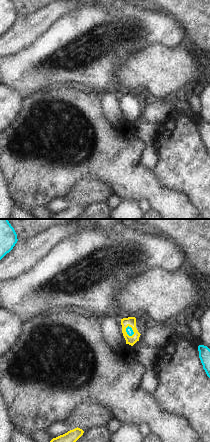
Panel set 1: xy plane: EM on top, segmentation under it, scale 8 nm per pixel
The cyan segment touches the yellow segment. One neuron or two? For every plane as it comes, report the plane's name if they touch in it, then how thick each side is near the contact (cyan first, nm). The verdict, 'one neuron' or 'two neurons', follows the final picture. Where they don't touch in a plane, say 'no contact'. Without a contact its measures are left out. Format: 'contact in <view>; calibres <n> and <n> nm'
contact in xy; calibres 50 and 80 nm

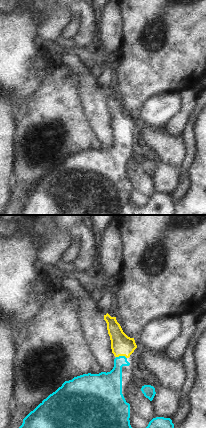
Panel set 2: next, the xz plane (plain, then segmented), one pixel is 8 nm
contact in xz; calibres 200 and 170 nm

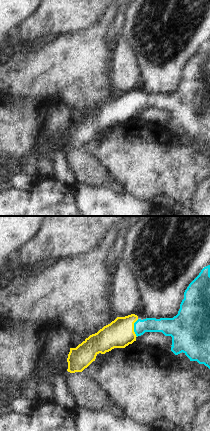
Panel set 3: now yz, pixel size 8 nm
contact in yz; calibres 130 and 220 nm

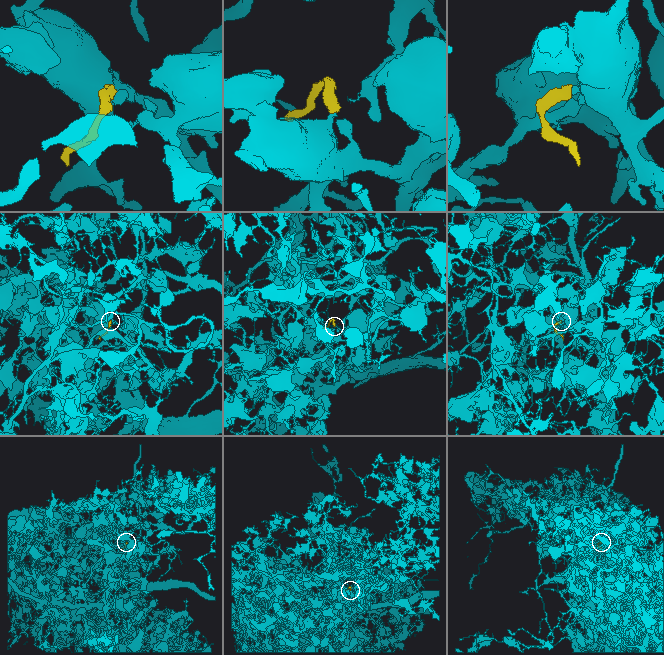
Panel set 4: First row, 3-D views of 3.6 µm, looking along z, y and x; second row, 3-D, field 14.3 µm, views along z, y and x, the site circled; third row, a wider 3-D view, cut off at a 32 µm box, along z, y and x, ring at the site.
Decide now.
one neuron

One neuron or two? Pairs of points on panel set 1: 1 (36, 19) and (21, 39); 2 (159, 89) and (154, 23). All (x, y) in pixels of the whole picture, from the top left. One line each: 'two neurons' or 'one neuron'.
1: one neuron
2: two neurons

